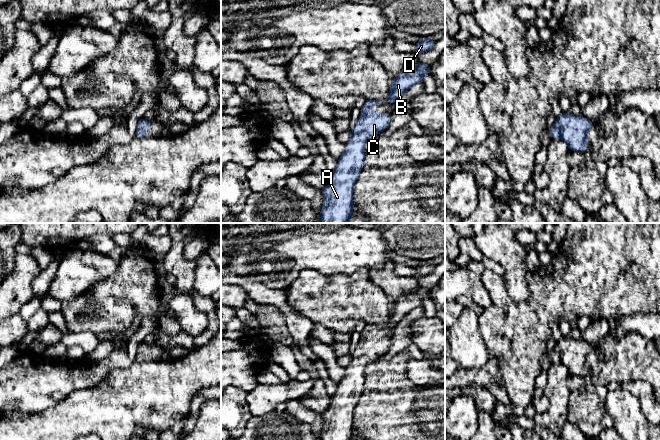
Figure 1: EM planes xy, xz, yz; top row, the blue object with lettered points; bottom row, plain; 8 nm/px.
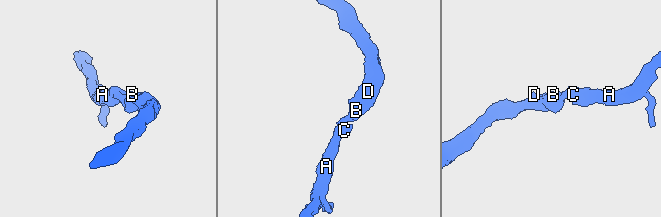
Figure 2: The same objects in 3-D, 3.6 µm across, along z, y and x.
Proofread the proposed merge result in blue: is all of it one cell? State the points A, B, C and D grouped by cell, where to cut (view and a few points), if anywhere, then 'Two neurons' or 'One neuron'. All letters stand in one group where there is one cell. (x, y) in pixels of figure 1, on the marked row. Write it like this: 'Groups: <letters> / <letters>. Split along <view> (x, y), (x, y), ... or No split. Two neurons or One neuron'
Groups: A B C D. No split. One neuron

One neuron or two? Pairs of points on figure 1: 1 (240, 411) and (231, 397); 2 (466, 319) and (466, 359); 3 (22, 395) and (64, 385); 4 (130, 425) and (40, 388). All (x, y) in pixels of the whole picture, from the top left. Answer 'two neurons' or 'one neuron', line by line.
1: one neuron
2: one neuron
3: one neuron
4: two neurons

